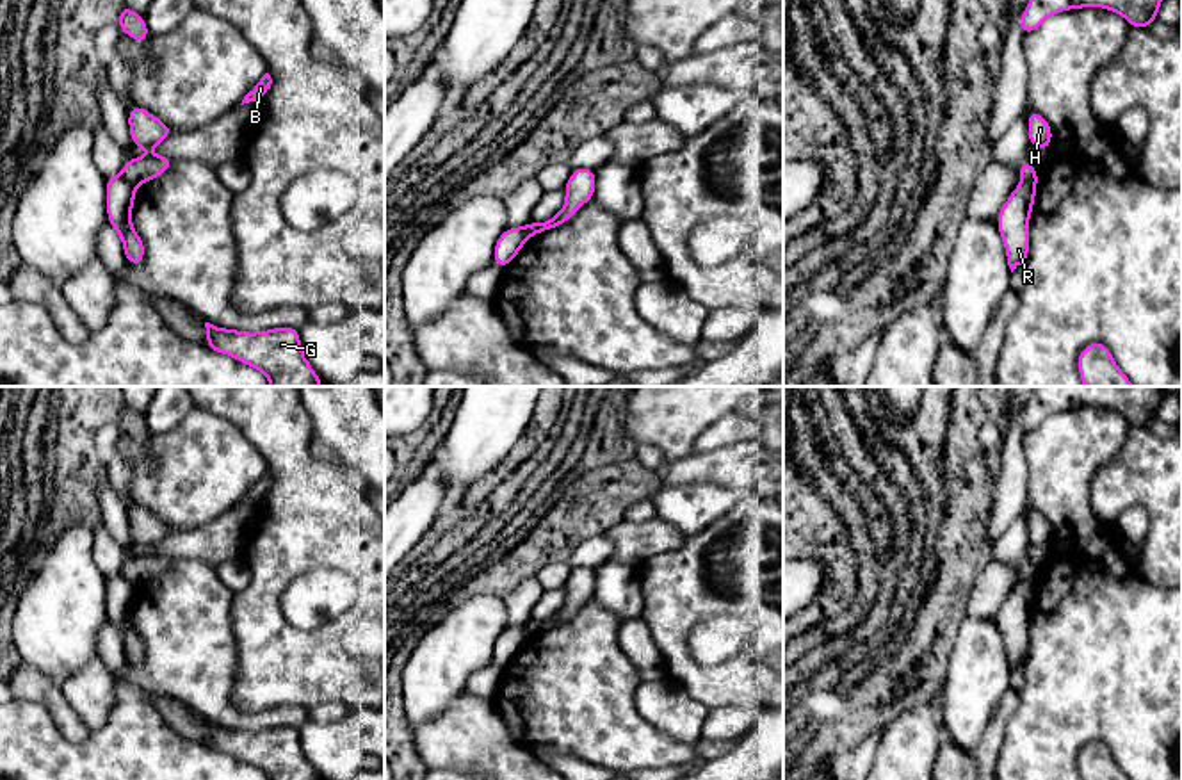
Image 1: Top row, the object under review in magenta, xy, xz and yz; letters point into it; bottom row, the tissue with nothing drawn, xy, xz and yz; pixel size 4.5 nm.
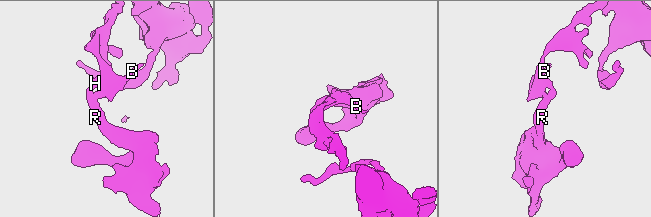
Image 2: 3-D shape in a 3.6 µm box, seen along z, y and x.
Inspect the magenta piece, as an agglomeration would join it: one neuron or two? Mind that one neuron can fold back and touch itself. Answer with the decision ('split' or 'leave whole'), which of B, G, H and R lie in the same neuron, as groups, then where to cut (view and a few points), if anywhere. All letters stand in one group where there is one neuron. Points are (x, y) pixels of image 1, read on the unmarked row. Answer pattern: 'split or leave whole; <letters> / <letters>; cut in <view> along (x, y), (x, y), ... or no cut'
split; B H / G R; cut in yz along (1036, 572), (1022, 579)

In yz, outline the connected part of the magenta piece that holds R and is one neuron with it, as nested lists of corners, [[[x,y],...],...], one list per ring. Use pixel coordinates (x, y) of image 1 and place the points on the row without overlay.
[[[1038,572],[1022,579],[997,613],[997,625],[1006,645],[1006,659],[1011,671],[1025,664],[1031,646],[1029,618],[1036,597]]]

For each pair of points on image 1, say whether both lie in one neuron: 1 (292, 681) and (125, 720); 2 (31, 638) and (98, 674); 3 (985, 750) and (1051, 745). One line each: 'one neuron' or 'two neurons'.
1: two neurons
2: two neurons
3: two neurons

